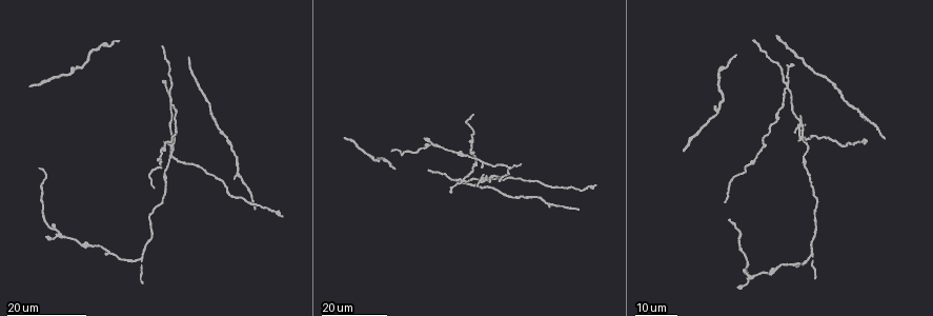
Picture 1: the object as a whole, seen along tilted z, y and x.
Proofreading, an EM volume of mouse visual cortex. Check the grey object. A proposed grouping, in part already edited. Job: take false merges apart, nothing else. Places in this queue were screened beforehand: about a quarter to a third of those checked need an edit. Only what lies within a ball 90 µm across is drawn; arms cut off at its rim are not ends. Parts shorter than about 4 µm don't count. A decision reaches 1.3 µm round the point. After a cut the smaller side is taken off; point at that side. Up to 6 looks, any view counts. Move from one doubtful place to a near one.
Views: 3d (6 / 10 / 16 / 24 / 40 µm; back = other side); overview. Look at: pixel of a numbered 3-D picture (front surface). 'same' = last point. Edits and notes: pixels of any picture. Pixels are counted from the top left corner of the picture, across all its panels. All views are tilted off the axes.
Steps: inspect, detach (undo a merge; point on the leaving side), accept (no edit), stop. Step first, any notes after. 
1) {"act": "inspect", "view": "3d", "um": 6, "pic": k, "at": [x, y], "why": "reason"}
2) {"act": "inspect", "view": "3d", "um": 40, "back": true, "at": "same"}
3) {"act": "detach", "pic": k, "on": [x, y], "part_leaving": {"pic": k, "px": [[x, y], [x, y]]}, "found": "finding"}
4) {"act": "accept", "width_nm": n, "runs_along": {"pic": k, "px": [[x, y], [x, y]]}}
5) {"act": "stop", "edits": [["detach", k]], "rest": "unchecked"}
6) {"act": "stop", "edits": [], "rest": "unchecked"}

{"act": "inspect", "view": "3d", "um": 16, "pic": 1, "at": [801, 137], "why": "four or more arms meet"}

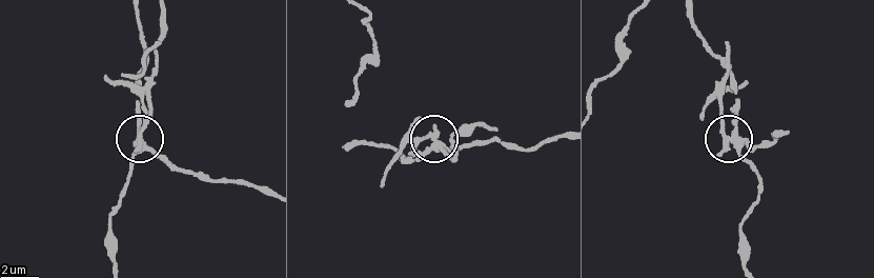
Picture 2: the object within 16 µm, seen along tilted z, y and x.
{"act": "inspect", "view": "3d", "um": 10, "pic": 2, "at": [439, 146], "why": "zoom in"}

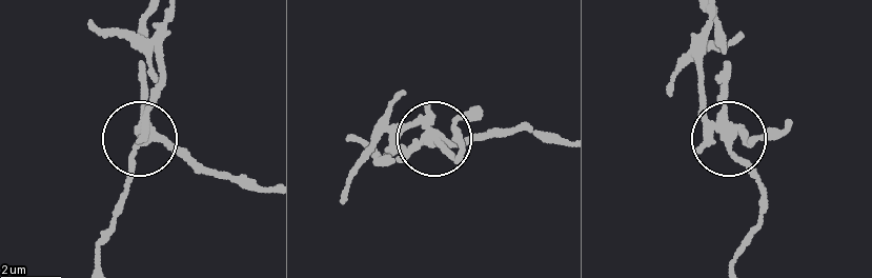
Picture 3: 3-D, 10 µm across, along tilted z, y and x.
{"act": "detach", "pic": 3, "on": [160, 85], "arms": 4, "part_leaving": {"pic": 3, "px": [[140, 120], [154, 91], [155, 53], [135, 38], [90, 27]]}, "found": "two neurons meet here"}

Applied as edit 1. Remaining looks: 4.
{"act": "inspect", "view": "3d", "um": 24, "pic": 1, "at": [786, 86], "why": "a fork"}

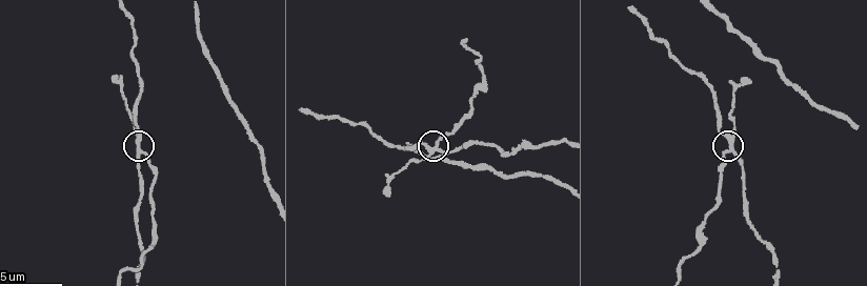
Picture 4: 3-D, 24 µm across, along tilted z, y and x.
{"act": "inspect", "view": "3d", "um": 6, "pic": 4, "at": [730, 150], "why": "closer look"}

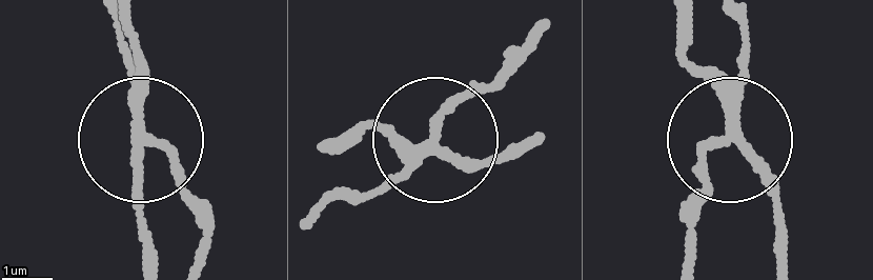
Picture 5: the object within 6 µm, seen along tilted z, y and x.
{"act": "inspect", "view": "3d", "um": 6, "back": true, "pic": 5, "at": [432, 144]}

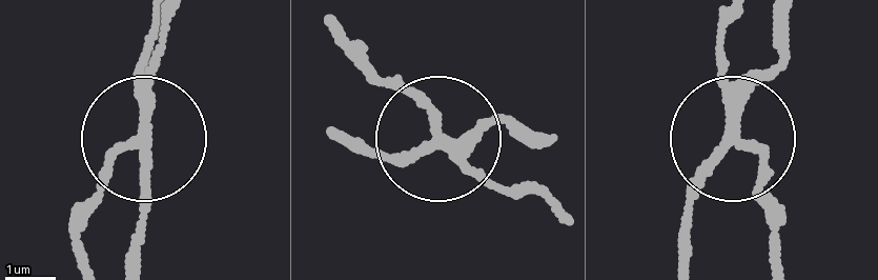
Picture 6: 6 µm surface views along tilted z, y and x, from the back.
{"act": "detach", "pic": 6, "on": [106, 158], "width_nm": 200, "part_leaving": {"pic": 6, "px": [[139, 115], [77, 241], [80, 264]]}, "found": "two neurons meet here"}

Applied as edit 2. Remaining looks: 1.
{"act": "stop", "edits": [["detach", 3], ["detach", 6]], "rest": "unchecked"}

